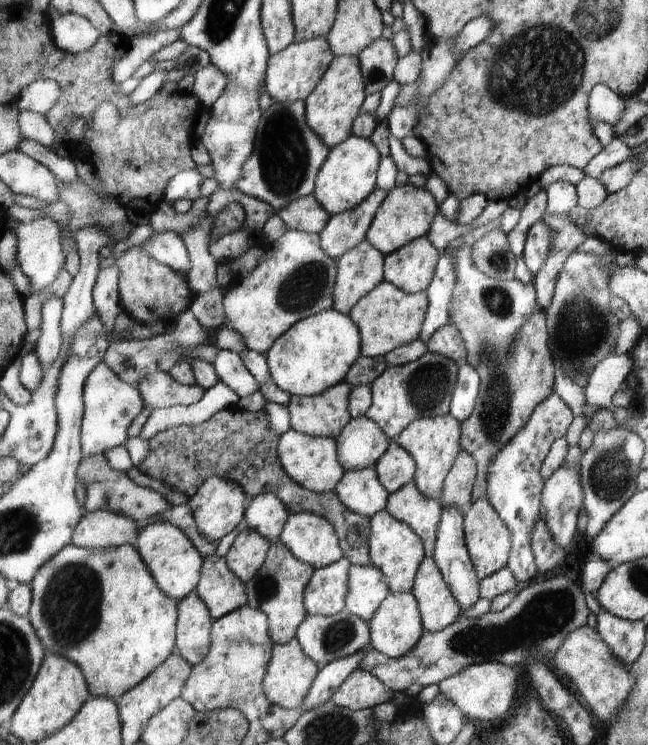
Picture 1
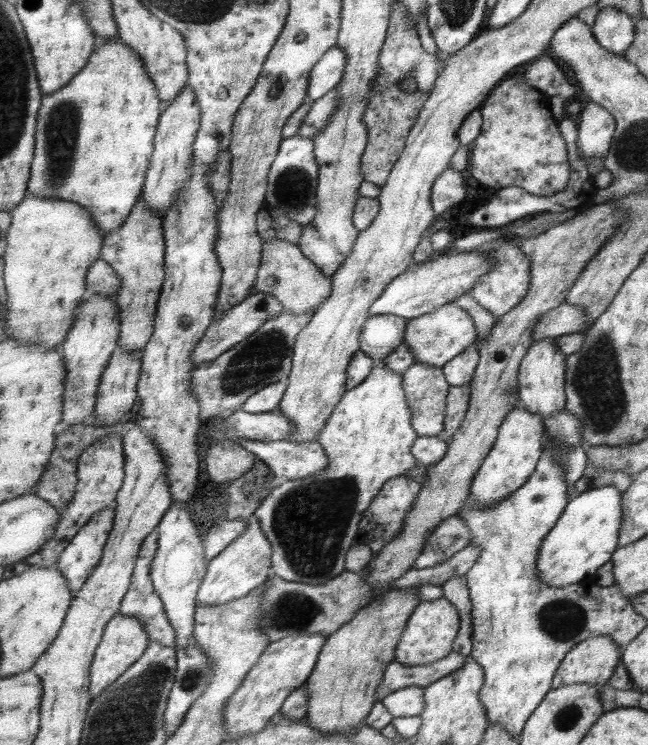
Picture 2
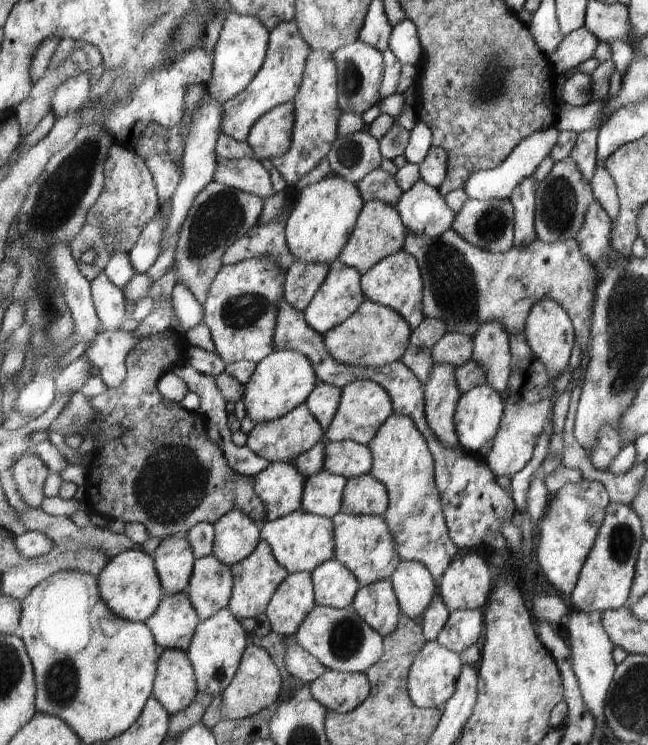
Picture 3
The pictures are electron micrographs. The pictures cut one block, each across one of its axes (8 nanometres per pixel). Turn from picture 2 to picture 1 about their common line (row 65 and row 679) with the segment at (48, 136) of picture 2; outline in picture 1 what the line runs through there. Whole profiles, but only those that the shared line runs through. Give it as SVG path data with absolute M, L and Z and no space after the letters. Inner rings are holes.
M68 545L61 550L52 560L40 569L40 572L33 580L32 588L34 600L30 611L30 621L36 629L42 644L47 652L57 653L80 666L81 671L88 680L92 695L111 697L117 704L121 703L121 698L136 688L143 680L146 680L161 664L164 664L176 652L176 633L178 628L178 617L180 616L179 604L172 597L169 597L165 590L157 585L156 578L152 576L151 570L140 556L135 545L122 545L119 547L98 549L97 551L83 549L82 547Z

